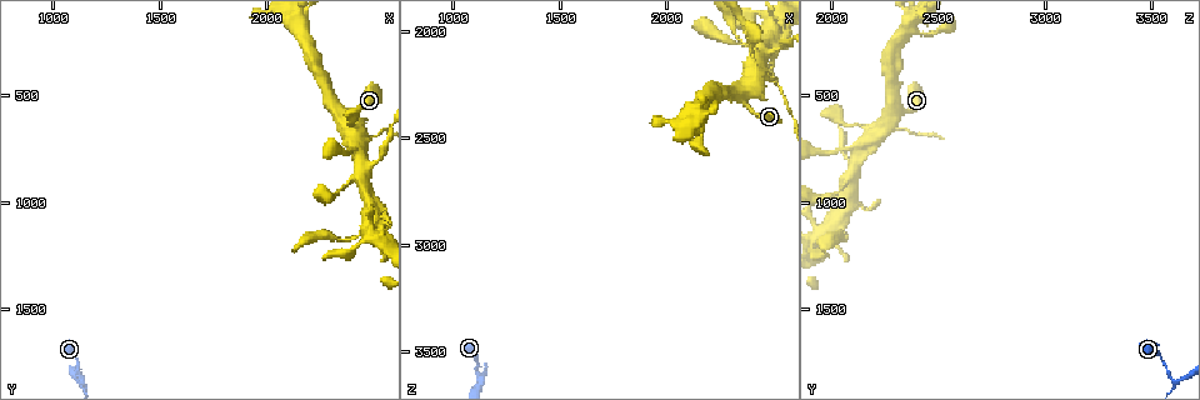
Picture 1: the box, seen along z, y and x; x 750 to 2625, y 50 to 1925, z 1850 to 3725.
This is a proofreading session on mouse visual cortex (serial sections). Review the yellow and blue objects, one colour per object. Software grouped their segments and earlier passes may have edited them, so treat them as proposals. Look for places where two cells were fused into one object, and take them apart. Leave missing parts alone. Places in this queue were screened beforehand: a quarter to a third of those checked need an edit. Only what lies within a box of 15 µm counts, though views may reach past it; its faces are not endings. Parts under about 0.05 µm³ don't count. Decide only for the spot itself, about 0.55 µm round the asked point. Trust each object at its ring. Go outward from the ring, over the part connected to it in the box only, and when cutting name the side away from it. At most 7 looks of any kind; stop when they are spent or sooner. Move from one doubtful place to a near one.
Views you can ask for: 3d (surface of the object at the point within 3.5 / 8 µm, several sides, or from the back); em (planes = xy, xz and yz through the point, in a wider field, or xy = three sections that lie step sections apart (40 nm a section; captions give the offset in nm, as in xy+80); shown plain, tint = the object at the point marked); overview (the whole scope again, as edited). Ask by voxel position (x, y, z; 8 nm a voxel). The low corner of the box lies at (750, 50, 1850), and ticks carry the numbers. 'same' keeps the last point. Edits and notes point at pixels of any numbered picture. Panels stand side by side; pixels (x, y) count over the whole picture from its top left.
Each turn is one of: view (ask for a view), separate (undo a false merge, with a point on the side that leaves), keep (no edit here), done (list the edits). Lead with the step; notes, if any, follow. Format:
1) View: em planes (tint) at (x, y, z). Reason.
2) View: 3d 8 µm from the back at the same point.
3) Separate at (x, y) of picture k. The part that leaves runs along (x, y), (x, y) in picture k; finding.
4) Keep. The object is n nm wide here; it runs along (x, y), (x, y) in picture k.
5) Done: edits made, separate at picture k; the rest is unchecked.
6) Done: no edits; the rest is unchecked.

View: 3d 3.5 µm at (2500, 690, 2240).

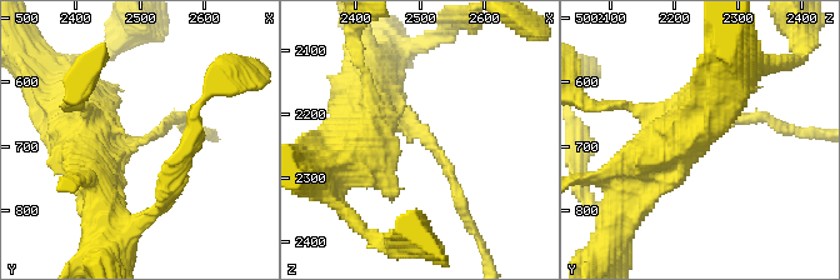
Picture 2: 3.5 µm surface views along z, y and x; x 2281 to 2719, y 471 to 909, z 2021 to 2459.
View: em planes (tint) at (2510, 685, 2235). The arms are 150, 700 nm wide.

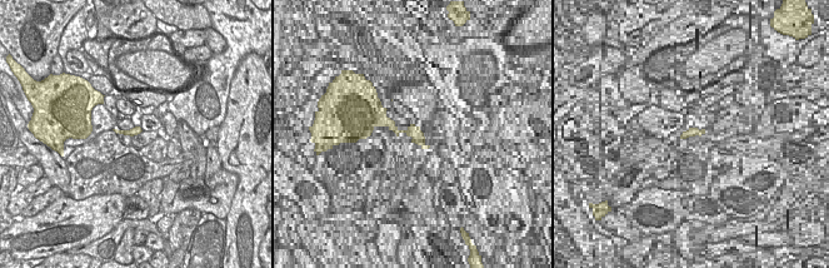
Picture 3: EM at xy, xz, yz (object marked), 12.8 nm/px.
Separate at (444, 161) of picture 2. The part that leaves runs along (411, 129), (438, 150), (465, 221) in picture 2; two cells meet here.

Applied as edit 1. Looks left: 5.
View: overview. See it whole again.

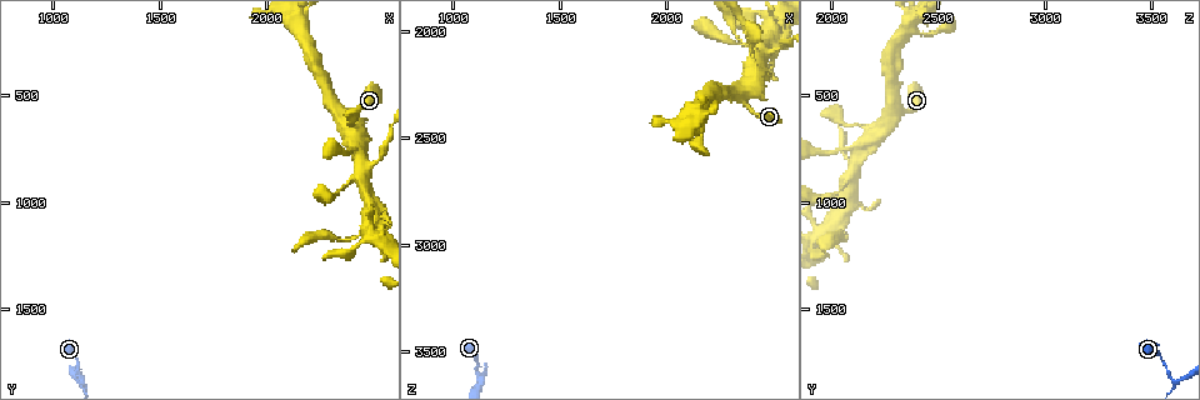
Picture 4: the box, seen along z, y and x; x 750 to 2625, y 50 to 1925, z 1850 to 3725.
View: 3d 3.5 µm at (2400, 900, 2080). Looks like a crossing.

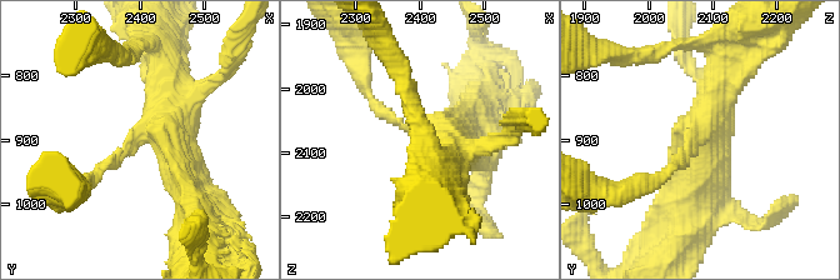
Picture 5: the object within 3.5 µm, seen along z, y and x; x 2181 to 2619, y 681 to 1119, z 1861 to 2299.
Keep. The arms are 100, 200, 400, 500 nm wide; continuous, no second cell.

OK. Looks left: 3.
View: 3d 3.5 µm from the back at (1120, 1840, 3630). Thick turns thin.

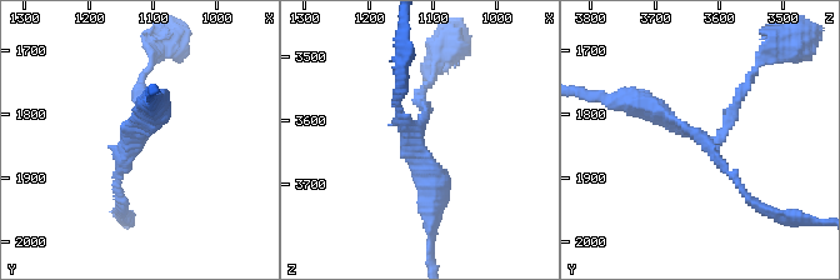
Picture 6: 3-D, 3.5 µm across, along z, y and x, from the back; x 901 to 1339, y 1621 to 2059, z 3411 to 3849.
View: em xy step 5 (tint) at (1120, 1845, 3615).

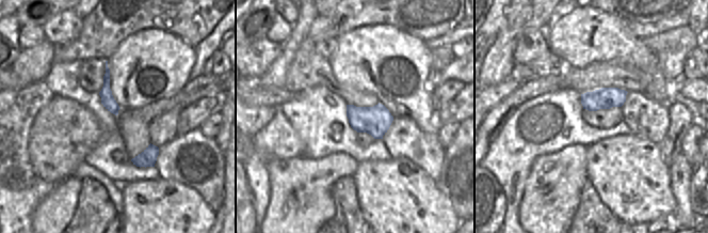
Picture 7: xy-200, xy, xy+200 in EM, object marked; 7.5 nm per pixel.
Keep. The object is 220 nm wide here; it runs along (749, 79), (714, 144), (644, 105) in picture 6; all the same cell.

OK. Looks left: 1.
Done: edits made, separate at picture 2; the rest is unchecked.

